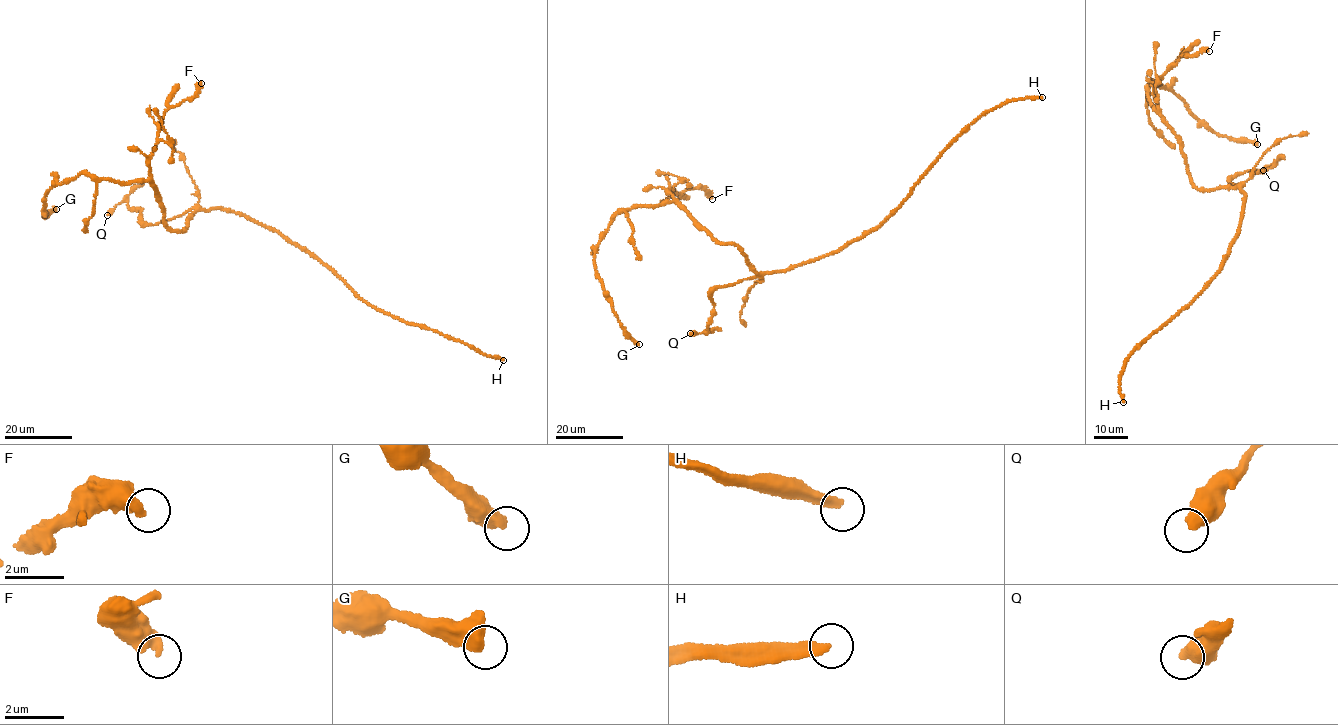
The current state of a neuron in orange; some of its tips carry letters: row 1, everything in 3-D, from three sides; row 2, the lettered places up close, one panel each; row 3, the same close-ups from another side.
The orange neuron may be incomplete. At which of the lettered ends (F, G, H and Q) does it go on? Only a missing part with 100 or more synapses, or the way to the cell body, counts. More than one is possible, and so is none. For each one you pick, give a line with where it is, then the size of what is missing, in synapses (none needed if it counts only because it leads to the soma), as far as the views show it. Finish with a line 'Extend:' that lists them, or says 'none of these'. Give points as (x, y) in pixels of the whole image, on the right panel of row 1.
H: at (1123, 402); about 850 synapses
Extend: H

